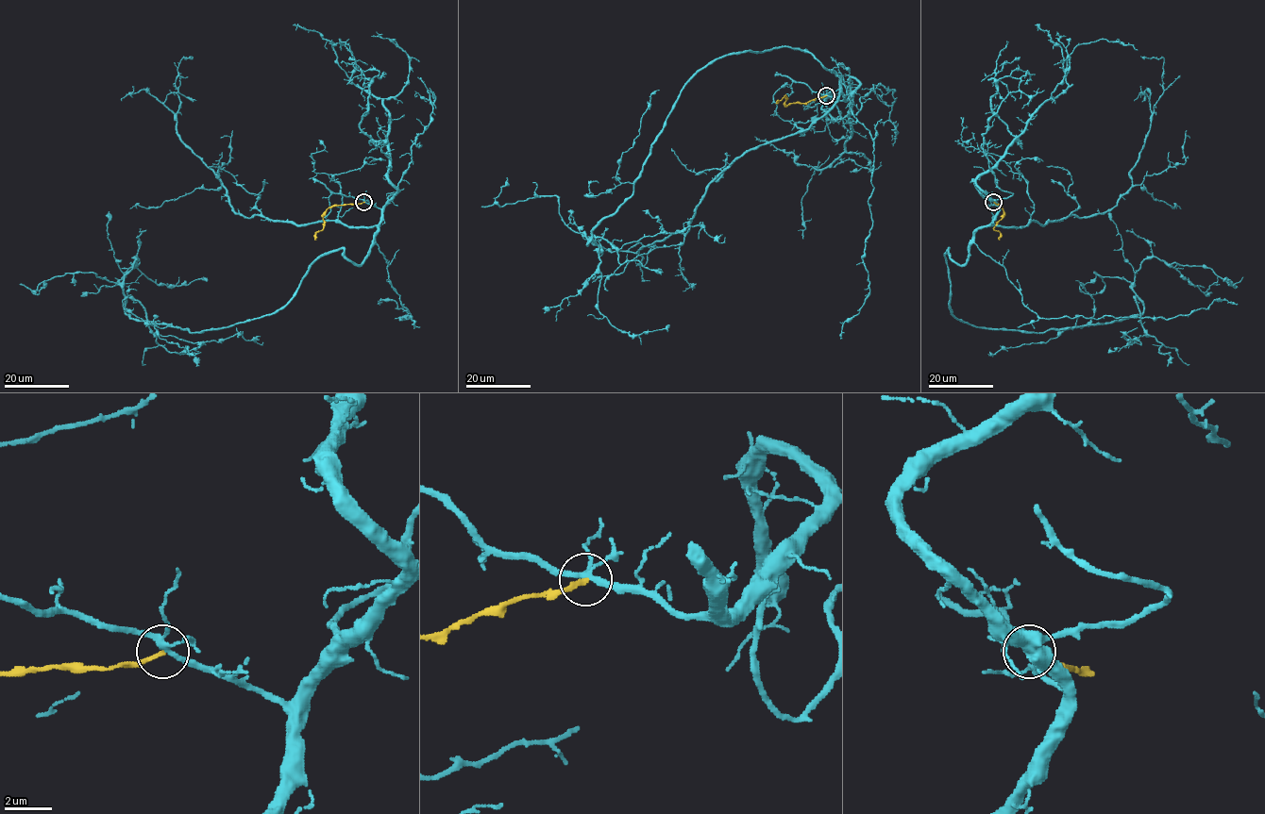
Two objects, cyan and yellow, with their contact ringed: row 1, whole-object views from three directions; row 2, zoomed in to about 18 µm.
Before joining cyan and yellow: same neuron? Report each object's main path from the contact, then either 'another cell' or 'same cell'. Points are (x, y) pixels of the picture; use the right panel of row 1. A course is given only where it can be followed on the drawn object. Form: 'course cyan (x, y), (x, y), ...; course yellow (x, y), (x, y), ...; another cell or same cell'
course cyan (993, 202), (969, 258), (945, 255), (950, 309), (979, 327), (1140, 314), (1153, 257), (1223, 280); course yellow (993, 202), (1002, 206), (1003, 211), (994, 228), (1000, 233), (998, 240); another cell

